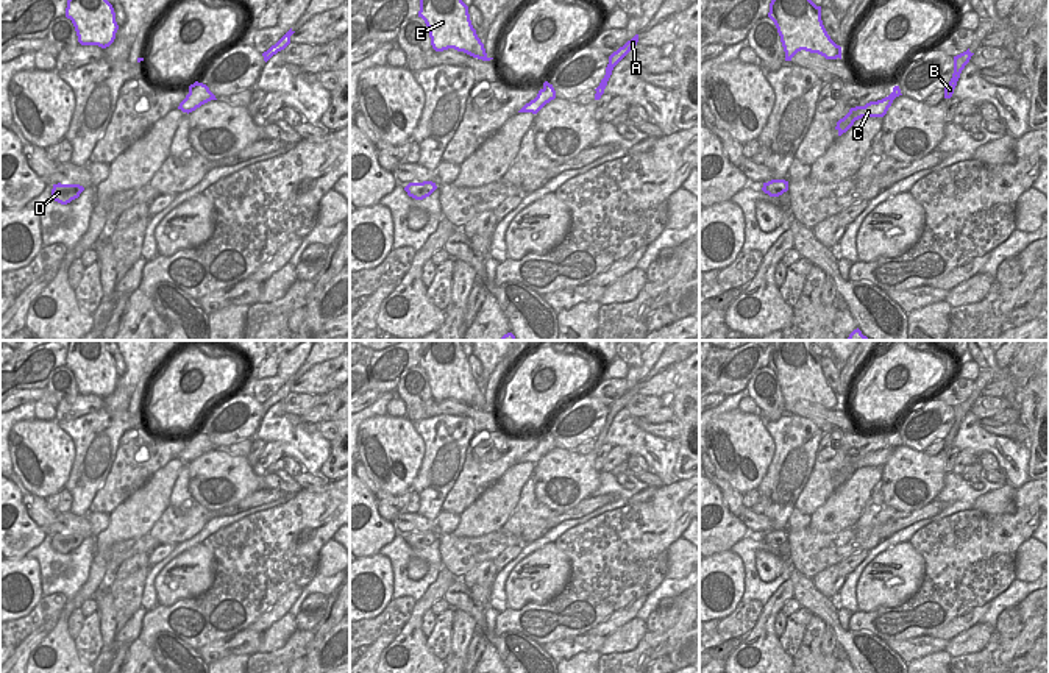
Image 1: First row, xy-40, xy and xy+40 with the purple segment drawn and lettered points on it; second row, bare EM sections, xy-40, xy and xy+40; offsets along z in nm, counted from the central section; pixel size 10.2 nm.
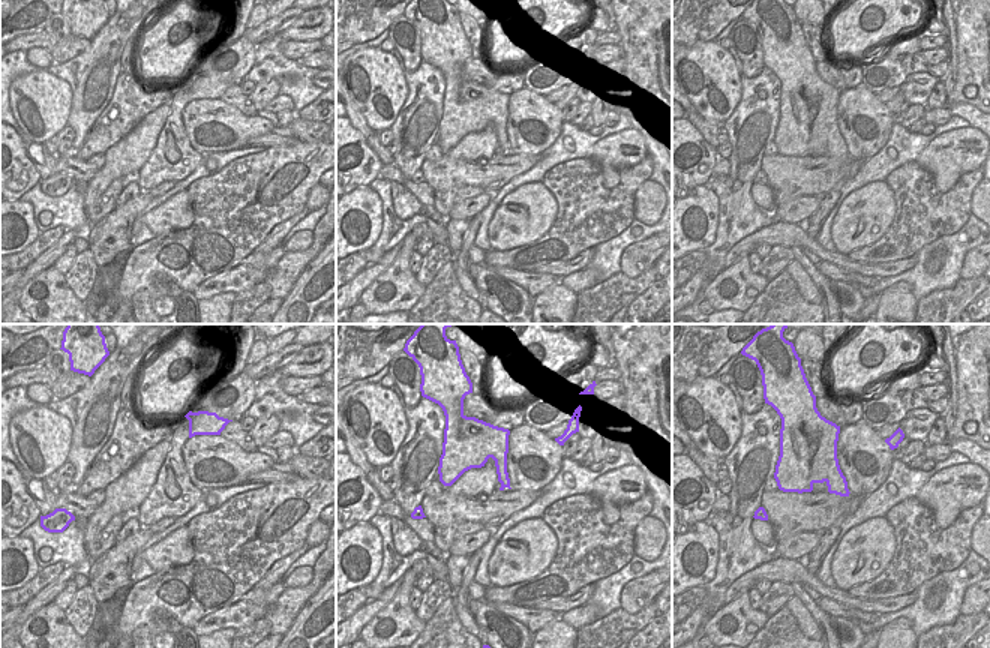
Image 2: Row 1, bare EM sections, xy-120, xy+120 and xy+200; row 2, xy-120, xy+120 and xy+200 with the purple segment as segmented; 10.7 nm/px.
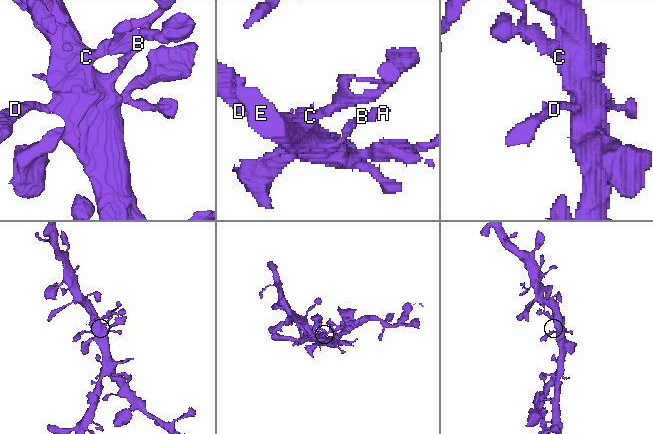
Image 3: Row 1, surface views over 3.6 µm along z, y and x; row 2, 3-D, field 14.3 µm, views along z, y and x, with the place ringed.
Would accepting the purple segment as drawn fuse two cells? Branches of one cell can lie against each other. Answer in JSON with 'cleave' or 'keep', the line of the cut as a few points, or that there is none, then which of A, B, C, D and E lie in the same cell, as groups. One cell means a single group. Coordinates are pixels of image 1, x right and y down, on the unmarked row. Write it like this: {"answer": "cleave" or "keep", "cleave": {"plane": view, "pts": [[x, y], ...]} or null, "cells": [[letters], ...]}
{"answer": "keep", "cleave": null, "cells": [["A", "B", "C", "D", "E"]]}

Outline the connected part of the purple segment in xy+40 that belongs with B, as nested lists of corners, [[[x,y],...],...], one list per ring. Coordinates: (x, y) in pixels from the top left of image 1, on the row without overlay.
[[[969,398],[957,406],[954,406],[954,423],[952,428],[949,431],[949,434],[944,437],[944,448],[951,448],[954,443],[954,439],[957,436],[957,431],[960,428],[962,420],[965,418],[965,415],[969,412],[971,406],[974,403],[969,401]]]

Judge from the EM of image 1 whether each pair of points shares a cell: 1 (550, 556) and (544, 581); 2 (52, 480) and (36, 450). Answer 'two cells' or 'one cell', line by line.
1: one cell
2: one cell

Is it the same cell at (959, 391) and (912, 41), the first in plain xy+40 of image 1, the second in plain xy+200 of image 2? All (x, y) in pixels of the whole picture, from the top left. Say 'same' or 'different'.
same

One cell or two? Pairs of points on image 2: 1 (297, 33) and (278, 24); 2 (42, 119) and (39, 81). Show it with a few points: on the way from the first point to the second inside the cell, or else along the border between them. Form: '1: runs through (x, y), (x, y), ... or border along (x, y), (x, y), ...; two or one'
1: border along (300, 15), (281, 32); two
2: runs through (41, 110), (39, 90); one

